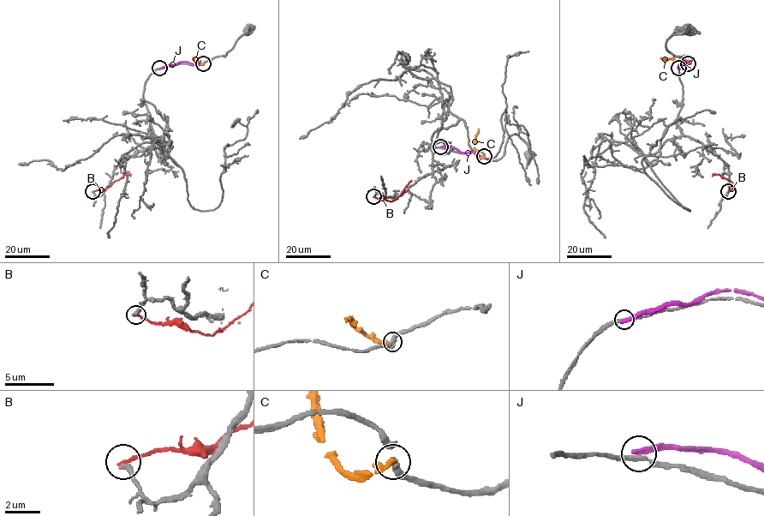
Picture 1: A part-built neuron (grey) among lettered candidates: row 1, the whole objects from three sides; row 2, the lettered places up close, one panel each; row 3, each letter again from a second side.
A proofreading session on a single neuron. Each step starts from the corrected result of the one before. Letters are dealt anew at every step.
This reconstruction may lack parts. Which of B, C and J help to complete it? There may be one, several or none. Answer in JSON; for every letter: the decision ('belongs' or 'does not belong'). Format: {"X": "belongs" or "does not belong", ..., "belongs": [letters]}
{"B": "does not belong", "C": "does not belong", "J": "does not belong", "belongs": []}

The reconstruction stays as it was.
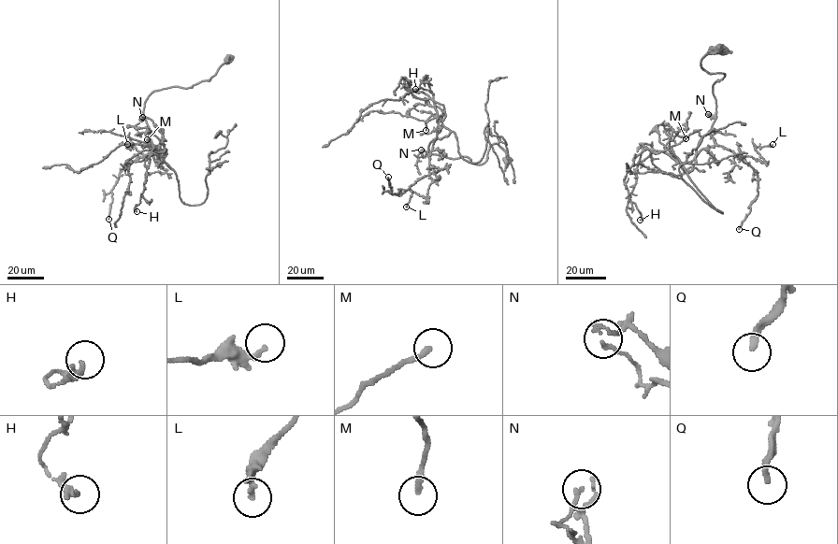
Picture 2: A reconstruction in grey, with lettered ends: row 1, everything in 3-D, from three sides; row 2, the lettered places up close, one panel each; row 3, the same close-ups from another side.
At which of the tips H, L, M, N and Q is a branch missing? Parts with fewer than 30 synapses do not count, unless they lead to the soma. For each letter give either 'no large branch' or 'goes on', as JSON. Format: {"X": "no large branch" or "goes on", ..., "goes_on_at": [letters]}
{"H": "no large branch", "L": "no large branch", "M": "goes on", "N": "no large branch", "Q": "goes on", "goes_on_at": ["M", "Q"]}

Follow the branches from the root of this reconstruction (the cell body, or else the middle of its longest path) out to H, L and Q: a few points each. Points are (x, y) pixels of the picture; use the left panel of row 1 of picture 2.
H: (228, 59), (209, 80), (155, 90), (148, 97), (143, 117), (159, 160), (153, 148), (137, 211)
L: (228, 59), (209, 80), (187, 88), (155, 90), (148, 97), (143, 114), (152, 154), (149, 159), (127, 144)
Q: (228, 59), (209, 80), (155, 90), (148, 97), (143, 114), (150, 152), (121, 171), (111, 191), (108, 219)

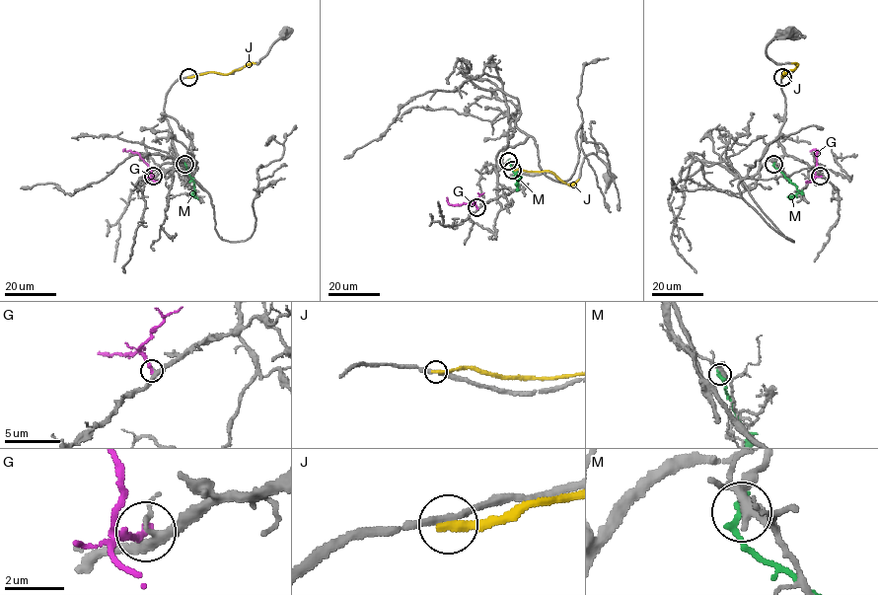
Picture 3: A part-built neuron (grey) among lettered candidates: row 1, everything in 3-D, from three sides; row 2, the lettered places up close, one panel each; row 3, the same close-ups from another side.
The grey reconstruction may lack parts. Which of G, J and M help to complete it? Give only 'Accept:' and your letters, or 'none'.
Accept: none

